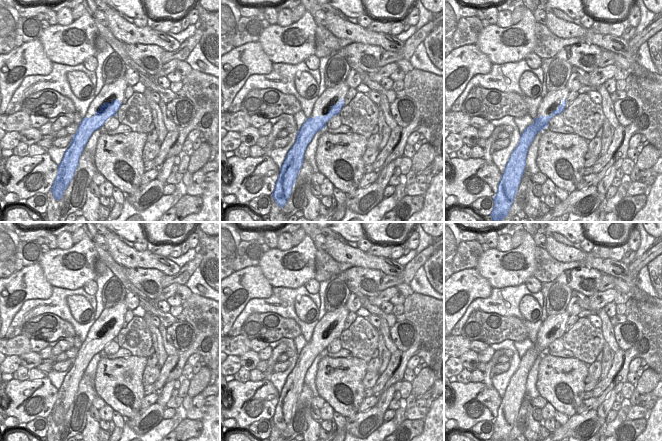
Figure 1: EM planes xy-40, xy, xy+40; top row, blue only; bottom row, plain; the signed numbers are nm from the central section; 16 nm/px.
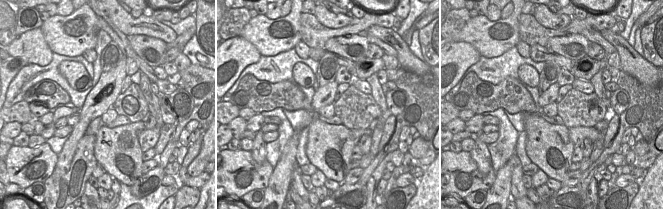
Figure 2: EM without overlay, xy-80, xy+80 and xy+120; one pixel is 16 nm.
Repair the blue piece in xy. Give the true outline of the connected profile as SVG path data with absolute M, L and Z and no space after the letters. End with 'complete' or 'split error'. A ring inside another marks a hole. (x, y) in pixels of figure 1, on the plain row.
M344 305L333 312L326 312L315 326L311 340L299 353L294 369L288 375L280 392L272 421L282 432L291 419L292 412L304 385L304 377L314 359L326 351L326 347L339 339L344 330L344 323L349 314Z | split error

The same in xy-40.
M125 300L112 308L105 308L89 329L85 341L72 361L70 371L65 375L58 389L57 399L51 411L56 424L61 424L64 415L73 403L80 380L92 357L100 353L110 341L116 340L127 311Z | split error

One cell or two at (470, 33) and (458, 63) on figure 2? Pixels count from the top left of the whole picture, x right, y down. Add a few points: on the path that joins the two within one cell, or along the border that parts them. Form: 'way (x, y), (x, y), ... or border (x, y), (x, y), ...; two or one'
border (450, 42), (469, 42), (481, 55); two

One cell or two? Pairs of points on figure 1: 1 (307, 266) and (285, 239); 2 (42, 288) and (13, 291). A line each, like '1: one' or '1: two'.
1: two
2: one

